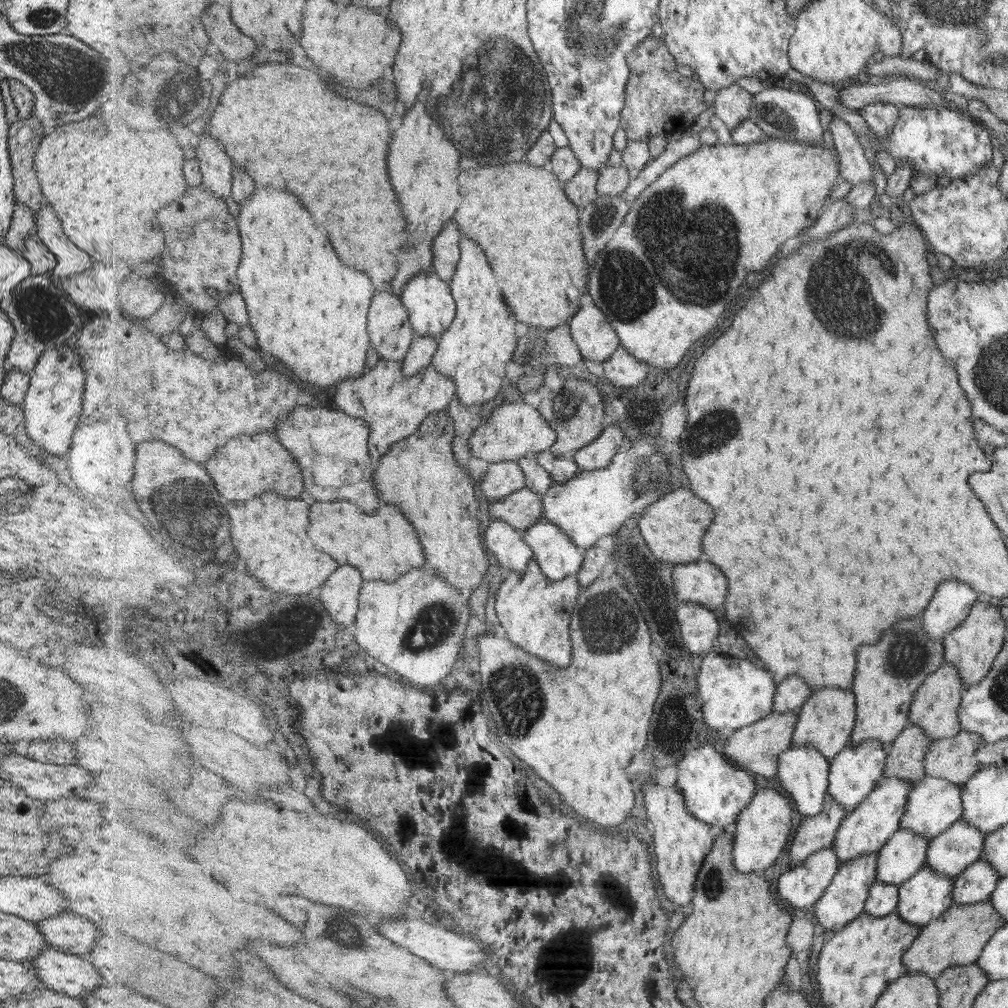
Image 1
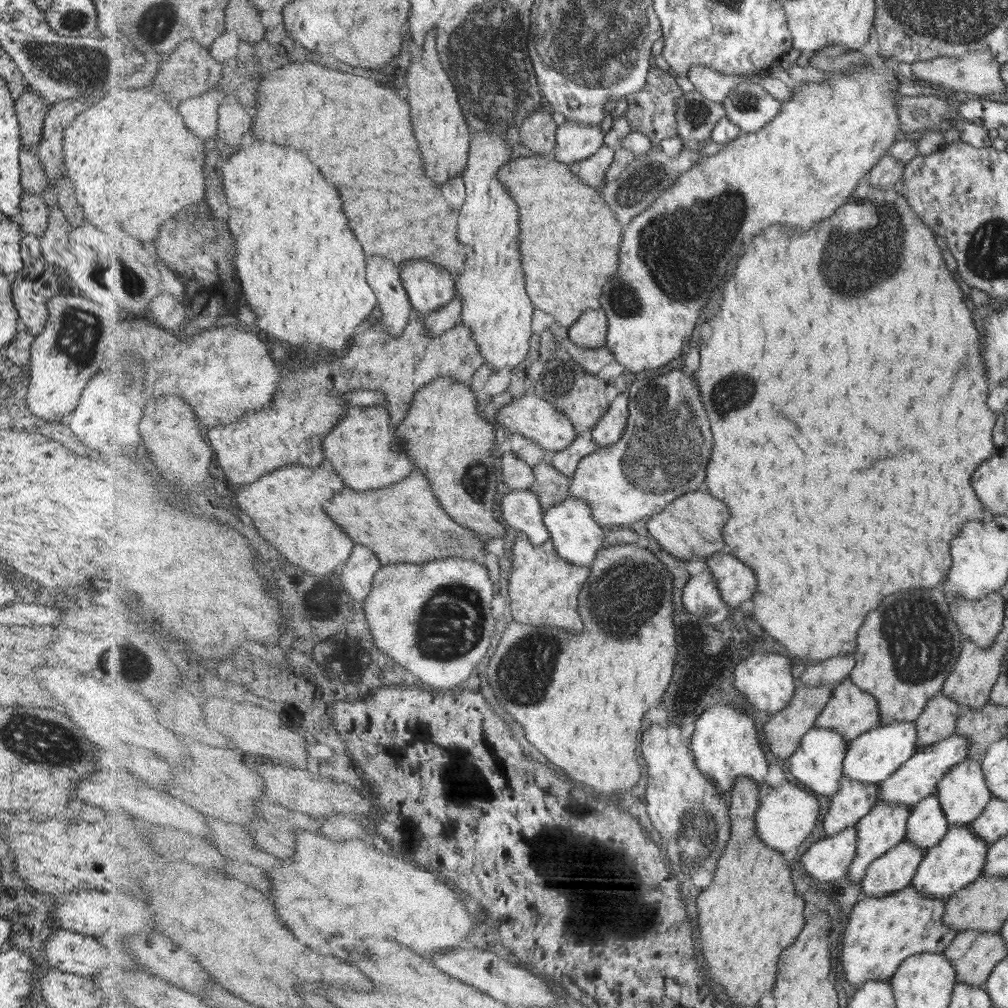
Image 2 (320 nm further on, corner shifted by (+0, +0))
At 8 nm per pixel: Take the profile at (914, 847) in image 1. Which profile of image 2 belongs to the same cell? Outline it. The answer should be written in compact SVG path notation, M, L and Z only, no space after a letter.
M935 793L914 806L908 820L906 839L927 854L929 849L943 840L948 828L948 818L938 794Z

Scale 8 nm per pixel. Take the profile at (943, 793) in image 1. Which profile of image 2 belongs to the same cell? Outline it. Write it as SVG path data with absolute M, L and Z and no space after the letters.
M964 759L957 763L938 784L938 797L949 826L971 823L991 802L980 761Z

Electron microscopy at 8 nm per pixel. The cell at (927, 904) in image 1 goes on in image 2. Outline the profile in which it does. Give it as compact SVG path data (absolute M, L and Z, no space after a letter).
M966 823L949 826L943 840L925 854L925 859L912 885L930 899L941 899L947 902L955 892L967 887L969 883L981 876L981 868L985 864L987 851L988 845Z

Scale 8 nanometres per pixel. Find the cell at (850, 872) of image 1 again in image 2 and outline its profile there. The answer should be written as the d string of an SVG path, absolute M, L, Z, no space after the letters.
M884 800L876 803L872 811L856 824L859 841L857 841L857 857L847 876L849 880L860 881L861 884L867 876L867 870L869 870L871 863L879 860L881 856L885 856L887 852L904 842L908 834L908 820L911 815L912 810L907 805Z

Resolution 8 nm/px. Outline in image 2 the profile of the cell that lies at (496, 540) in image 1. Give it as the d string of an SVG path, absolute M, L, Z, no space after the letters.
M532 489L511 491L501 500L500 512L506 523L517 532L525 532L534 545L542 545L552 538L547 525L544 523L545 510L541 506L540 496Z

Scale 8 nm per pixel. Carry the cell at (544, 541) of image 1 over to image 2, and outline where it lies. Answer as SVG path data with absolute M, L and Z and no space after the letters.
M569 496L564 502L558 503L544 513L544 523L559 554L573 564L591 566L597 558L598 552L605 544L607 529L594 517L592 506L585 499Z

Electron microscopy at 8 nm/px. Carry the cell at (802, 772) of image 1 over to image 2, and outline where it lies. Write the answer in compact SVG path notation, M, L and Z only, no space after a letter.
M813 727L801 741L797 752L791 756L790 772L798 783L811 792L831 798L840 791L840 782L844 778L844 760L848 755L849 742L846 736L835 729Z

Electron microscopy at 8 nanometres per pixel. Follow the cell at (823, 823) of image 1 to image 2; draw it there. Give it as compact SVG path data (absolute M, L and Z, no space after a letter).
M844 776L840 791L830 798L828 813L822 820L825 834L833 836L846 828L855 827L876 806L879 795L879 785L865 784Z

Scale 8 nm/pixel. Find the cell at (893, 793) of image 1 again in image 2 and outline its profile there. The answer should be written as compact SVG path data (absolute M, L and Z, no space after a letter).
M953 733L949 738L944 738L935 744L924 746L918 753L910 758L891 778L879 784L880 795L878 800L891 801L907 805L911 810L921 800L938 792L938 784L944 776L968 754L970 742L963 736Z

